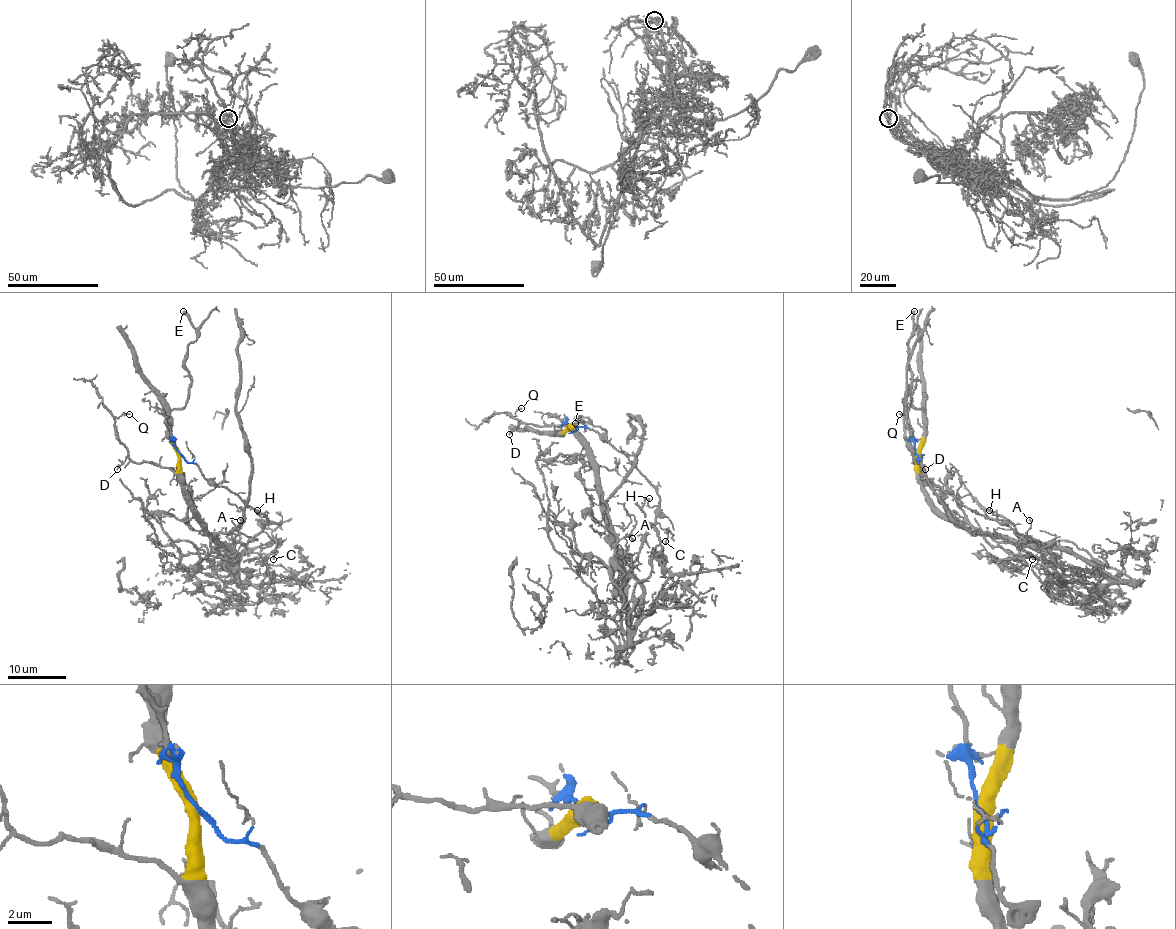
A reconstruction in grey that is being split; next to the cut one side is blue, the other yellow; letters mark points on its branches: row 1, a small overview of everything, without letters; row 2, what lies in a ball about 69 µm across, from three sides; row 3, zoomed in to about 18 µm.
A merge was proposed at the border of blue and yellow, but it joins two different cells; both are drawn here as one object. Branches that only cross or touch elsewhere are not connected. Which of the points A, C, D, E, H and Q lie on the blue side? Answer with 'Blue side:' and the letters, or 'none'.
Blue side: A, C, H

